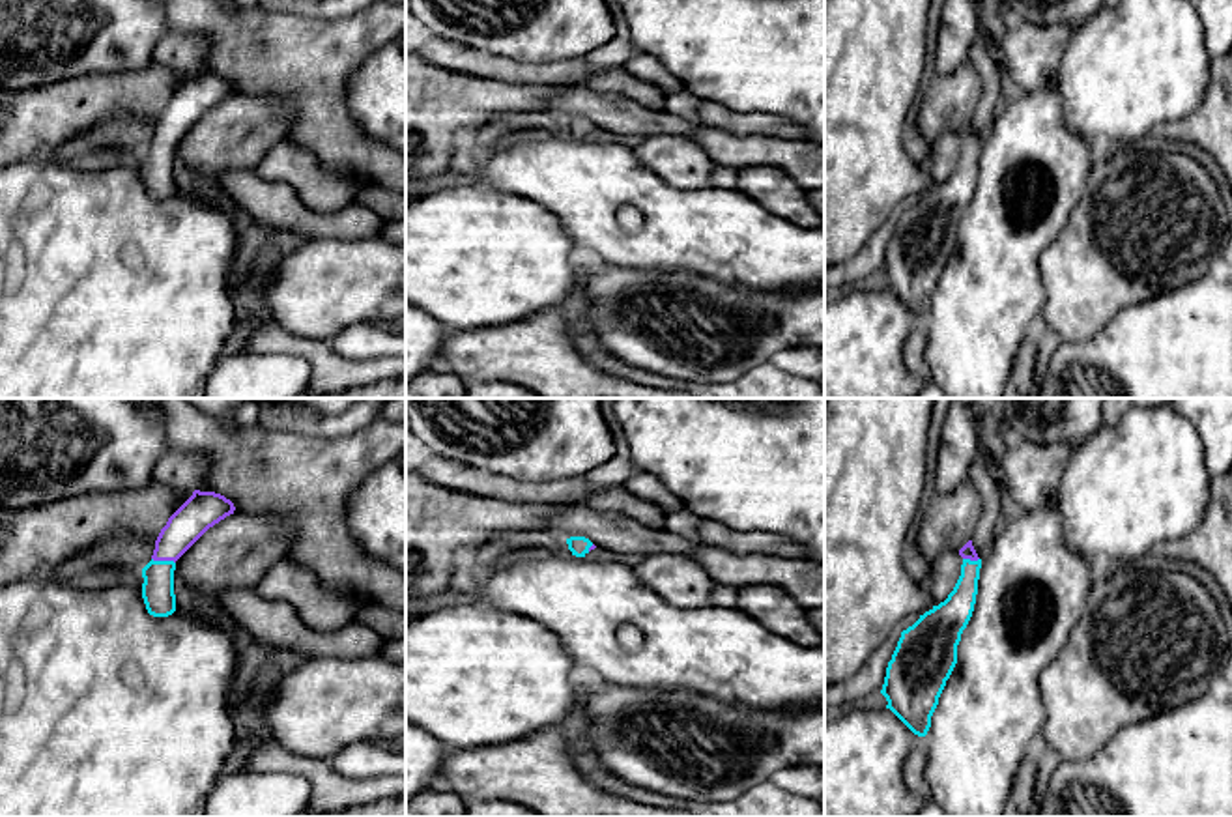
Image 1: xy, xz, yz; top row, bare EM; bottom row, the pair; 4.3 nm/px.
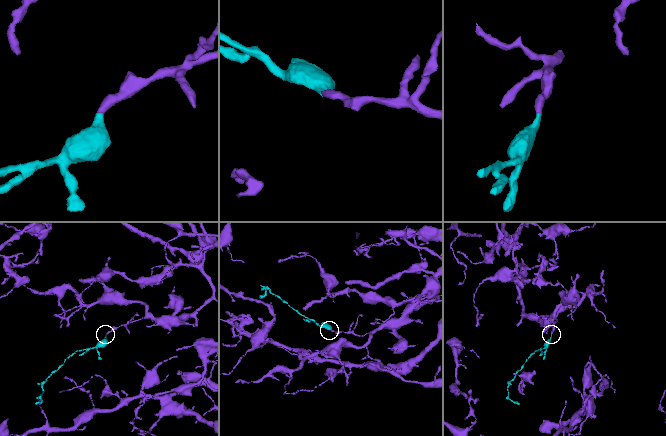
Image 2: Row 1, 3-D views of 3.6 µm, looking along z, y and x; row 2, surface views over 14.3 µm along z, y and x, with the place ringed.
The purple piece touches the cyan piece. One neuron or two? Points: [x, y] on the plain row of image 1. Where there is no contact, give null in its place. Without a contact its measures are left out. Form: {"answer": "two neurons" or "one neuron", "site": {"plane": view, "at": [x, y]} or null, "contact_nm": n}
{"answer": "one neuron", "site": {"plane": "xy", "at": [163, 141]}, "contact_nm": 110}

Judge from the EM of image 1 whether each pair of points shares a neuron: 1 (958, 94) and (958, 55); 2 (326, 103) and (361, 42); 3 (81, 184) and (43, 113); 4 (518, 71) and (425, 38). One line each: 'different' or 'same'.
1: different
2: same
3: different
4: same

